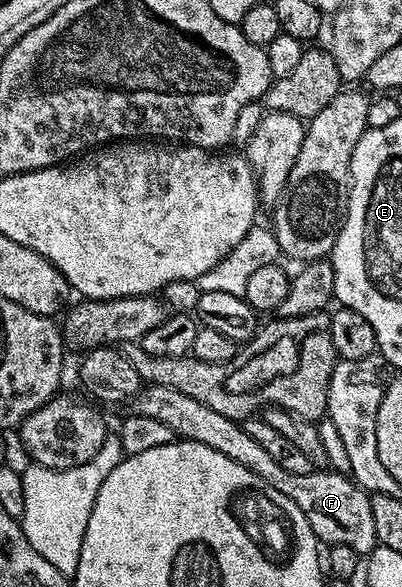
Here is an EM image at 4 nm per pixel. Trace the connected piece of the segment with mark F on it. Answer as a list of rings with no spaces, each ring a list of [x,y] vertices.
[[[145,384],[133,397],[131,407],[138,416],[155,418],[155,422],[163,422],[163,426],[173,431],[174,437],[211,446],[211,450],[227,454],[231,462],[239,462],[239,466],[263,478],[267,486],[275,486],[279,494],[291,498],[291,502],[295,502],[295,506],[303,510],[303,518],[307,518],[311,530],[322,545],[351,546],[351,550],[355,550],[361,558],[368,557],[369,553],[378,547],[375,522],[371,518],[370,493],[354,484],[346,473],[315,470],[311,474],[290,474],[288,470],[283,470],[283,466],[279,466],[279,462],[271,459],[271,454],[267,454],[267,450],[263,450],[259,442],[251,439],[251,434],[247,434],[244,423],[211,410],[211,406],[203,406],[203,402],[198,402],[188,394],[171,390],[171,386]]]

